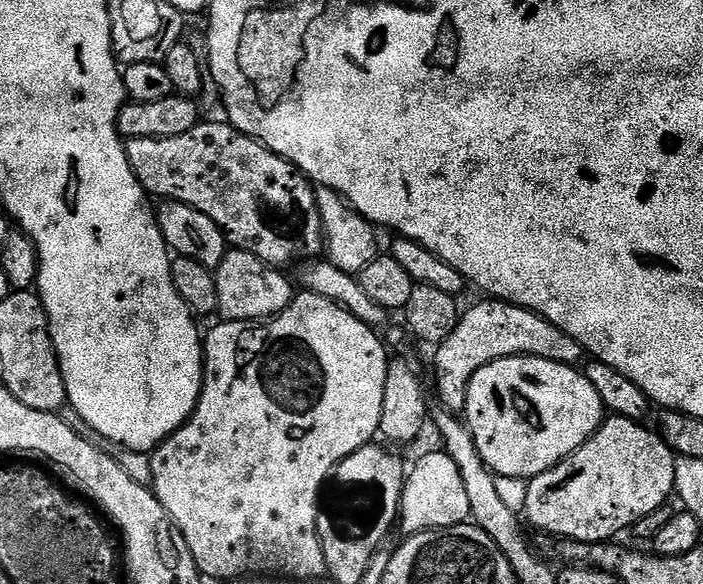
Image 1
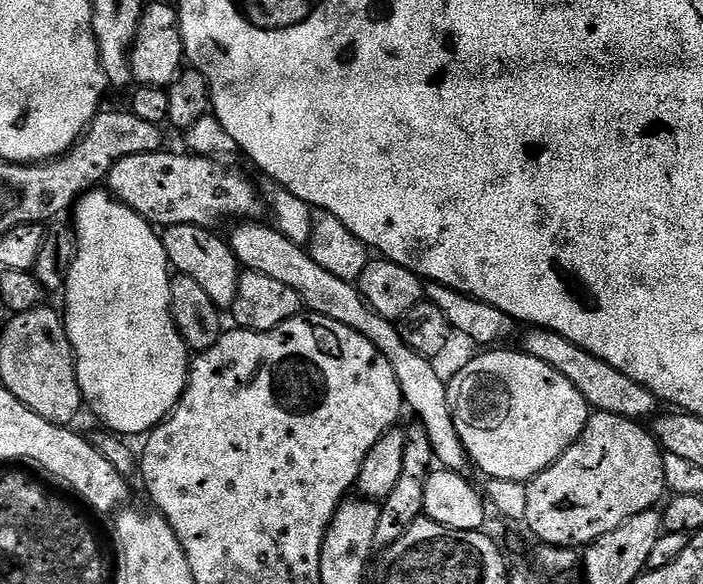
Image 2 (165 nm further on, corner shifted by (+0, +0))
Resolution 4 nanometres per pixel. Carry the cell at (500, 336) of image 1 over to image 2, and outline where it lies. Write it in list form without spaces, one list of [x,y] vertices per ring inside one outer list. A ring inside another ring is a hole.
[[[532,326],[525,332],[528,333],[524,336],[523,351],[538,358],[538,362],[546,362],[546,366],[562,373],[570,382],[570,386],[574,386],[574,390],[578,390],[578,394],[586,398],[589,409],[609,412],[637,422],[647,421],[657,415],[656,395],[646,390],[646,386],[634,382],[634,378],[622,374],[622,370],[610,366],[605,360],[590,354],[582,346],[570,342],[570,338],[562,338],[562,334],[551,332],[548,328]]]

